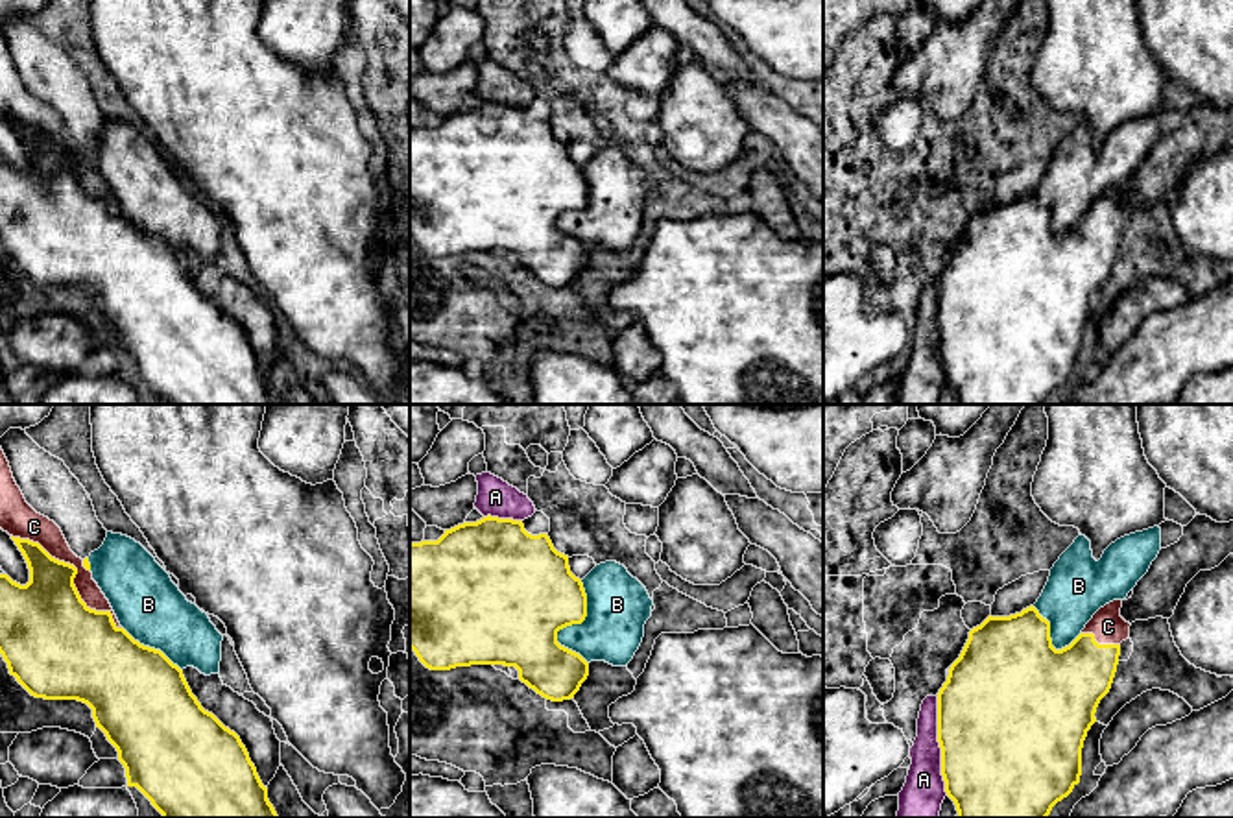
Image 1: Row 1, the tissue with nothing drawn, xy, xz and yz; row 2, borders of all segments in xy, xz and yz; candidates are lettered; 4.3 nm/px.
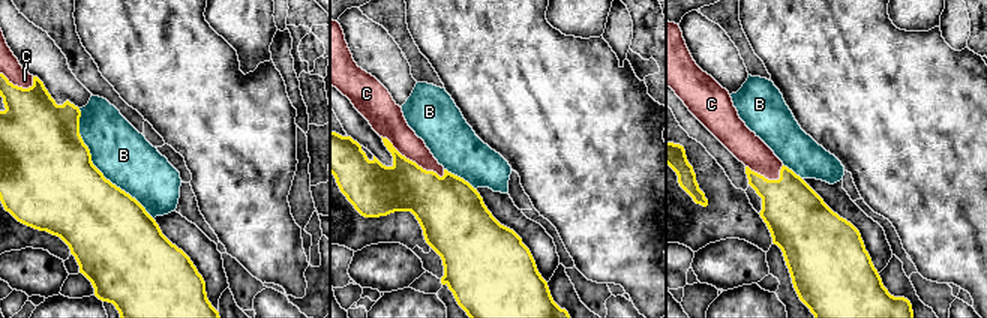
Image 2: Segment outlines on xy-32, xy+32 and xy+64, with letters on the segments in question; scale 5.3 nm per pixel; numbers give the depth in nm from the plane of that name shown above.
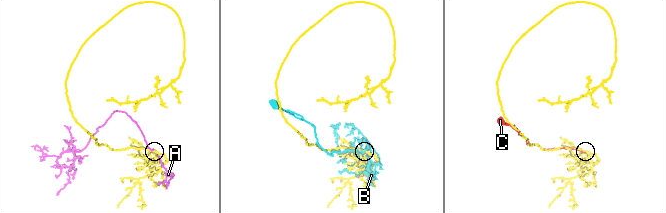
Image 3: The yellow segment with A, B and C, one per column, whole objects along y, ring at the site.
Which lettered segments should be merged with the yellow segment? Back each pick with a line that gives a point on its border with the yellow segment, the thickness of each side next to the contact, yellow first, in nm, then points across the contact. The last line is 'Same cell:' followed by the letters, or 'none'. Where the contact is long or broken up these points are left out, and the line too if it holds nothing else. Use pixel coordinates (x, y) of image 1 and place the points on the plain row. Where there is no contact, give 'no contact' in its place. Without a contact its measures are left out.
C: xy (76, 159) | 360/120 nm
Same cell: C

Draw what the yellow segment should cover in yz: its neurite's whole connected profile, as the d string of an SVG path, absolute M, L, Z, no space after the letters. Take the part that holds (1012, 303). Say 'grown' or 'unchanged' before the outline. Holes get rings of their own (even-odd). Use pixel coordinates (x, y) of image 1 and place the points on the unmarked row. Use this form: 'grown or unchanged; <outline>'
grown; M1122 186L1100 194L1082 220L1056 236L1050 209L1030 192L1010 203L988 203L969 218L960 244L951 251L938 279L938 329L945 379L954 388L958 404L1047 404L1052 393L1080 369L1082 334L1096 308L1100 286L1109 279L1120 229L1130 223L1130 209L1120 203Z

